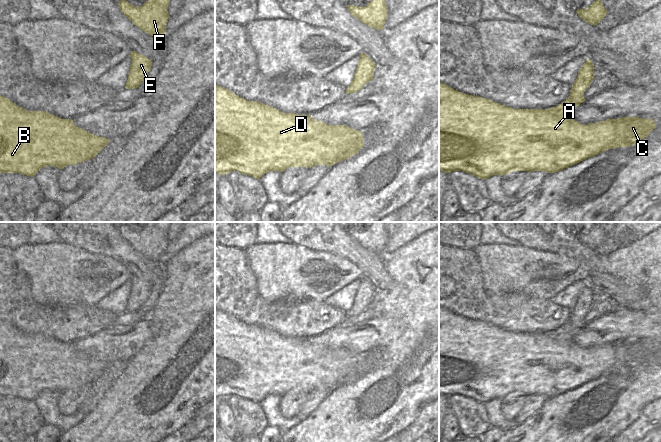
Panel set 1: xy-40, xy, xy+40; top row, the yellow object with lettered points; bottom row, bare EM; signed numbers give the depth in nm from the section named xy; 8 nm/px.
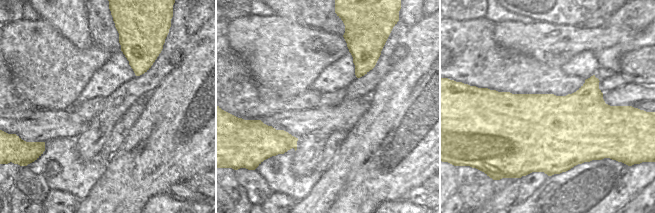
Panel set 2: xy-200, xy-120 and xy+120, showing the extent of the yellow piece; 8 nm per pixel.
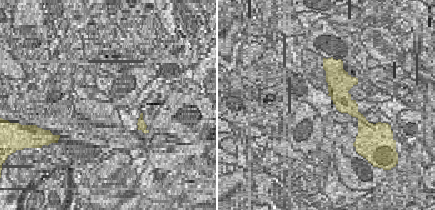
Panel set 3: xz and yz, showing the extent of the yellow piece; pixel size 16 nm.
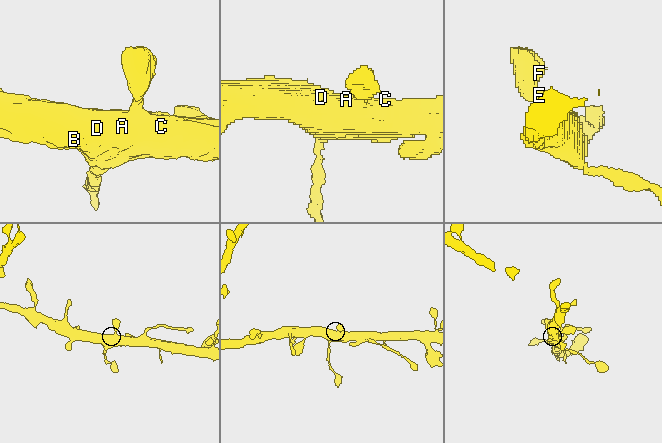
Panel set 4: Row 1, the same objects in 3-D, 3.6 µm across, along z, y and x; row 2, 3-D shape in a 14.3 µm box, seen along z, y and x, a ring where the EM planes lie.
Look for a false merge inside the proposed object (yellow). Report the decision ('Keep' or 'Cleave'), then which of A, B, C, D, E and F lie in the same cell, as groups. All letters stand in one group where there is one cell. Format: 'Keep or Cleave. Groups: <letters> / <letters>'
Keep. Groups: A B C D E F

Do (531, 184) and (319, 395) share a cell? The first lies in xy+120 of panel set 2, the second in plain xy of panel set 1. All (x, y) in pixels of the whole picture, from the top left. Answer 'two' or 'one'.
one

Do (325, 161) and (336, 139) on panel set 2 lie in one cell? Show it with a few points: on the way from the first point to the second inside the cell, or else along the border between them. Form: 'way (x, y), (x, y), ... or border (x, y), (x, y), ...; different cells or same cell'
way (328, 156), (333, 144); same cell

